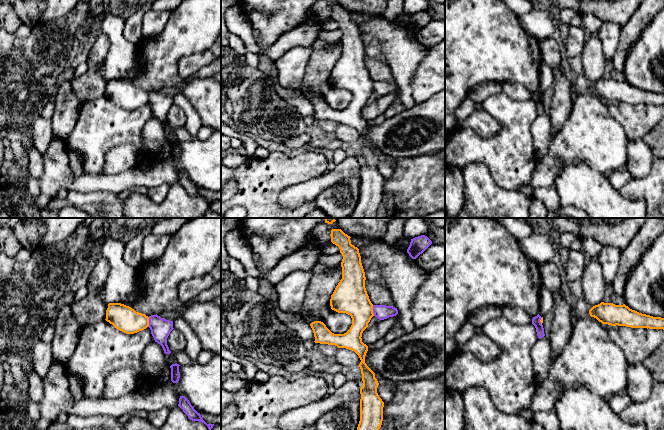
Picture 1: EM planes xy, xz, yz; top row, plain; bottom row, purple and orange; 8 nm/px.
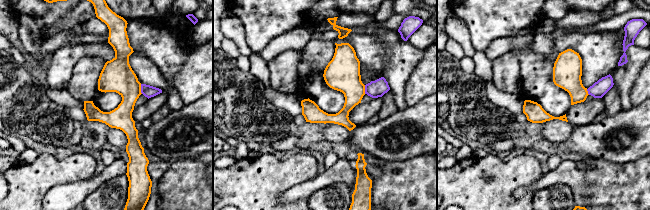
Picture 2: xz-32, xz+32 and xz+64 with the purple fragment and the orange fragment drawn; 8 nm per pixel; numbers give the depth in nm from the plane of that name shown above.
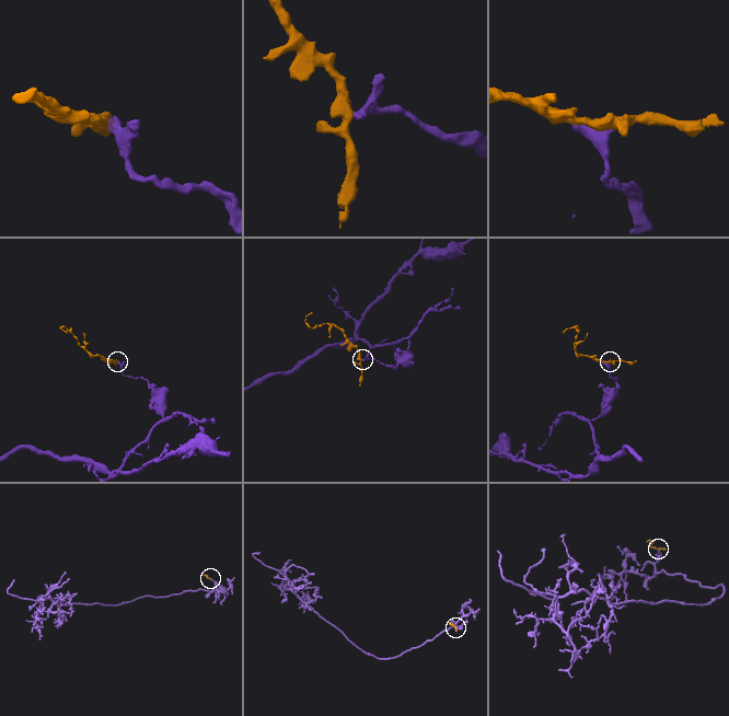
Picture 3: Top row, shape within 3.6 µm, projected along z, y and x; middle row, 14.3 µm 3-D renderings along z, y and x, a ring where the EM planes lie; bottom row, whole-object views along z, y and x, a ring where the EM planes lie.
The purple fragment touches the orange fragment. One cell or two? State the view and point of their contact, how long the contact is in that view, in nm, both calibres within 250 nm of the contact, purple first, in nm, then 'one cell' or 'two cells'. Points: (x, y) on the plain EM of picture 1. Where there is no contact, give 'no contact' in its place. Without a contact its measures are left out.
xz (373, 86) | 90 nm | 120/280 nm | two cells

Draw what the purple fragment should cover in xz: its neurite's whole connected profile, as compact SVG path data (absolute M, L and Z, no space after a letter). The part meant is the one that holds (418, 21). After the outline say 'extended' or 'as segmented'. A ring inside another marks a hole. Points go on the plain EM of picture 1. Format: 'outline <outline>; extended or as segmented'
outline M421 11L411 15L407 29L412 35L416 35L422 30L430 21L432 17L425 11Z; as segmented

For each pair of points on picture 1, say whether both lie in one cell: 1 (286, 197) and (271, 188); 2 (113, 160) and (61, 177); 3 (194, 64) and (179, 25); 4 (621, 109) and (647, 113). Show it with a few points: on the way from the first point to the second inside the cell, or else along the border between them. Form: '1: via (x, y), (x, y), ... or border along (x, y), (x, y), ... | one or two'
1: border along (301, 182), (287, 186), (279, 194), (282, 207) | two
2: border along (128, 169), (117, 173), (100, 174) | two
3: border along (210, 47), (185, 55), (179, 61), (178, 75) | two
4: via (627, 113), (641, 113) | one

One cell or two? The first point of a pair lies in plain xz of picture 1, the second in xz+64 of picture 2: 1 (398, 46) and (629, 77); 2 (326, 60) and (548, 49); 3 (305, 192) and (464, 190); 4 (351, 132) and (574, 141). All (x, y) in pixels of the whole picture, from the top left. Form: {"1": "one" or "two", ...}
{"1": "one", "2": "one", "3": "two", "4": "two"}

